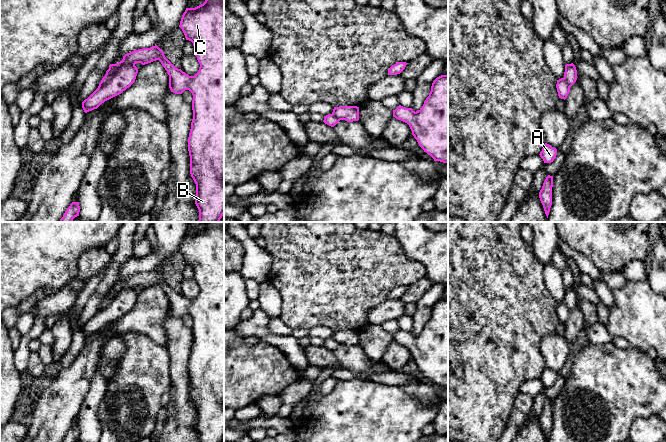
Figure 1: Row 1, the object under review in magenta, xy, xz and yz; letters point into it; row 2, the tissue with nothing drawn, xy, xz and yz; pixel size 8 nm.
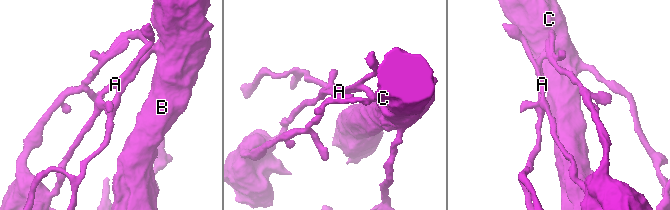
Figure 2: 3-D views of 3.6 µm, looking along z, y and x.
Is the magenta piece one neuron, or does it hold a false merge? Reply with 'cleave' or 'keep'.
cleave

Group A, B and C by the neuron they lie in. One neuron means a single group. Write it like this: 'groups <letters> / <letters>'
groups A / B C

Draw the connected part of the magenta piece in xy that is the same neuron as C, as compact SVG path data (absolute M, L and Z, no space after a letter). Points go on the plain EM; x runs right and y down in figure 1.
M207 222L195 232L186 232L179 251L186 264L193 267L200 288L198 296L189 300L176 292L157 269L134 274L117 288L110 288L99 310L104 310L123 289L142 289L159 284L169 299L169 312L175 318L189 314L193 319L193 343L188 361L190 398L196 408L195 428L199 442L222 442L224 439L224 222Z

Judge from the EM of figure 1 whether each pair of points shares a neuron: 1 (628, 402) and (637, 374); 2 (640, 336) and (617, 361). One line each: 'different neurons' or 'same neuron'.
1: same neuron
2: different neurons

